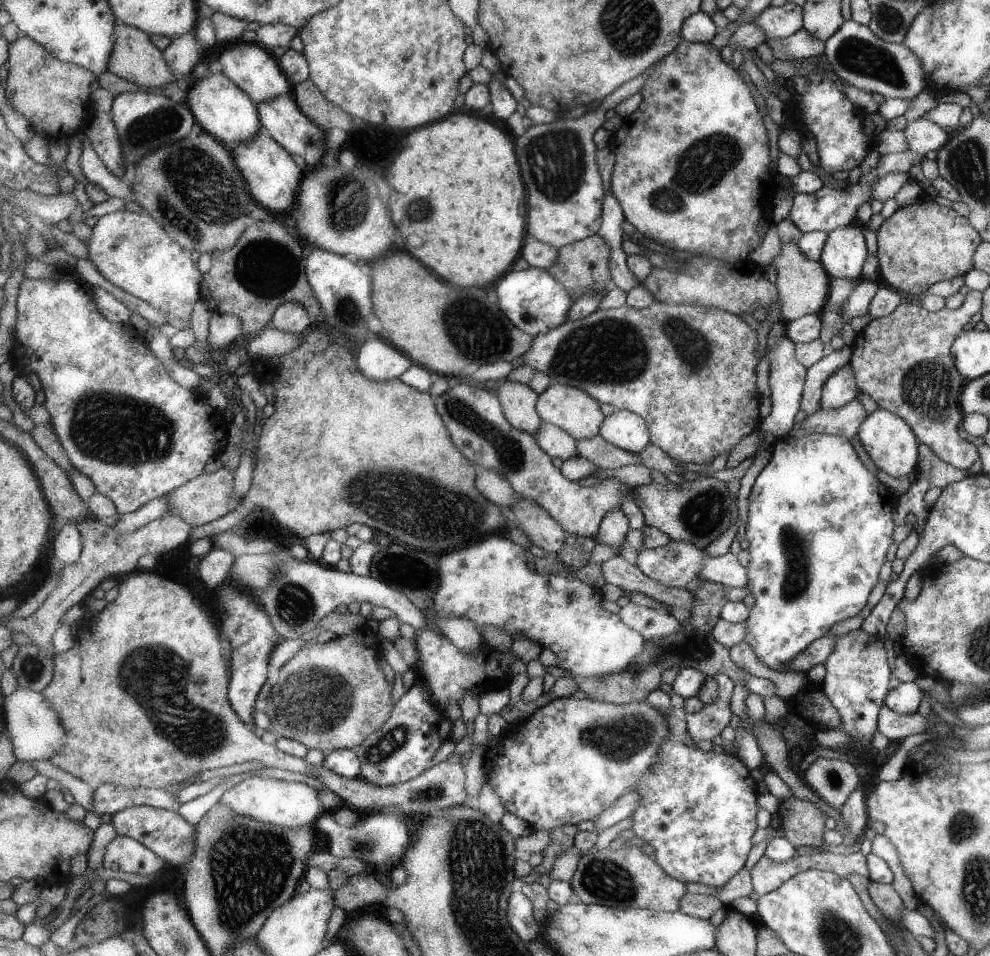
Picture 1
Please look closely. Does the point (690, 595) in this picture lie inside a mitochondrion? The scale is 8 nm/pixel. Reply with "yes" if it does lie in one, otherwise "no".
no

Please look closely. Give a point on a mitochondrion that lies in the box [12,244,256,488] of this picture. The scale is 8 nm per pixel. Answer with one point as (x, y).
(110, 428)

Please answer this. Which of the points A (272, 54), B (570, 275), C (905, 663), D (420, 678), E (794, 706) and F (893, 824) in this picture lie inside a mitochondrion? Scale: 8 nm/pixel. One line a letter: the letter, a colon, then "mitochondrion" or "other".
A: other
B: other
C: other
D: other
E: other
F: other

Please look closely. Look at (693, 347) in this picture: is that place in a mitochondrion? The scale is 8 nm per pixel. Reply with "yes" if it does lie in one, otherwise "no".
yes

